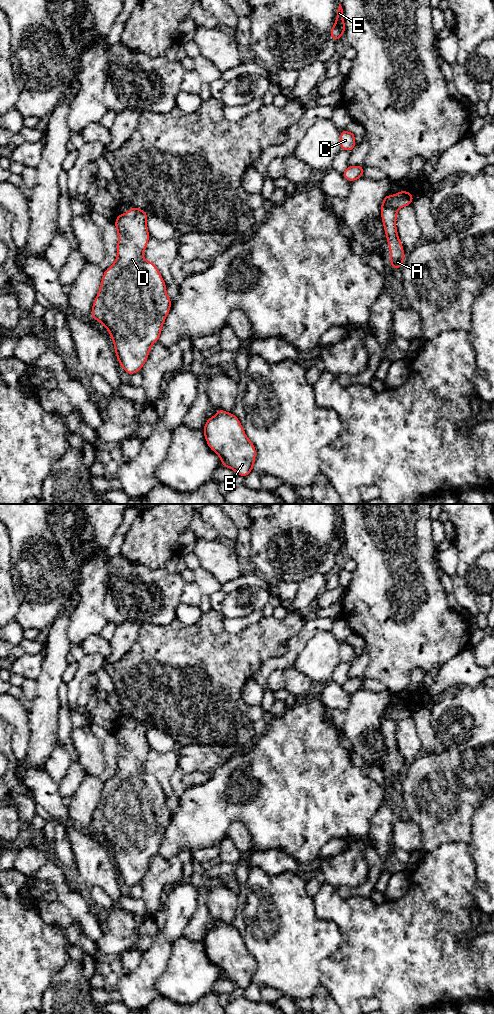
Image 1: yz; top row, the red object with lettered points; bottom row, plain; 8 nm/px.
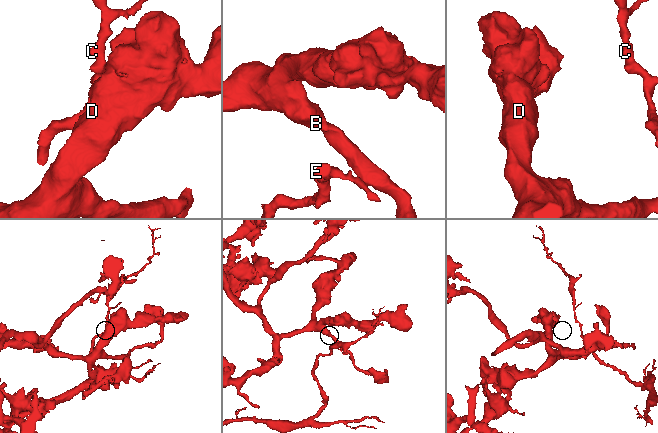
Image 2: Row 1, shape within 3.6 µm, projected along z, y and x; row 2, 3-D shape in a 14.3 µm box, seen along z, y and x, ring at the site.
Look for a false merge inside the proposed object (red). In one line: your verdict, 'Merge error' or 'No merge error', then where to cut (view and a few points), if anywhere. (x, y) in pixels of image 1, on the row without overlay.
No merge error. No split

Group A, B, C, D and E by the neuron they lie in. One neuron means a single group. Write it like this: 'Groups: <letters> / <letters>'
Groups: A B C D E

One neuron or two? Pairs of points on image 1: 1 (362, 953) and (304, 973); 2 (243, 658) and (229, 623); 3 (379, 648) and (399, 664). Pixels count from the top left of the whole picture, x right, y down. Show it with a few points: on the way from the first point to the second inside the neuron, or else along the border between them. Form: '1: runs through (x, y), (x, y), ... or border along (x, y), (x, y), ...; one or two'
1: border along (336, 950), (321, 963), (319, 984); two
2: border along (222, 619), (230, 632), (240, 632), (254, 622); two
3: runs through (384, 649), (394, 659); one

